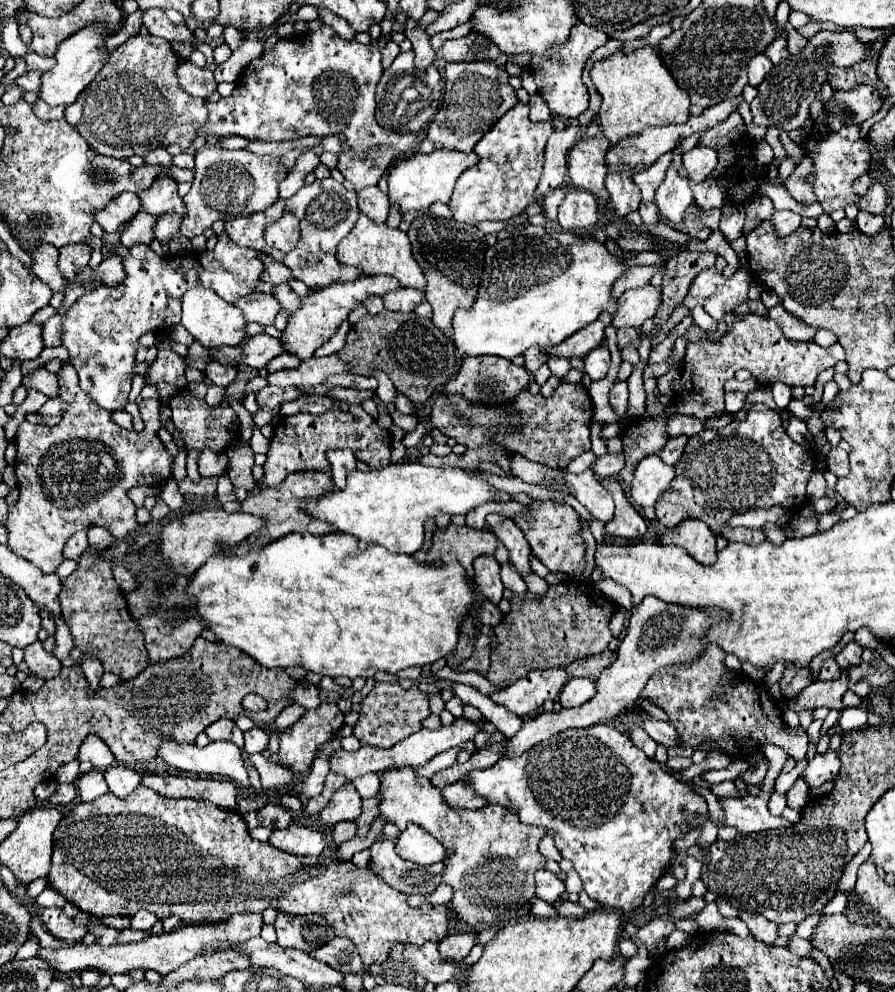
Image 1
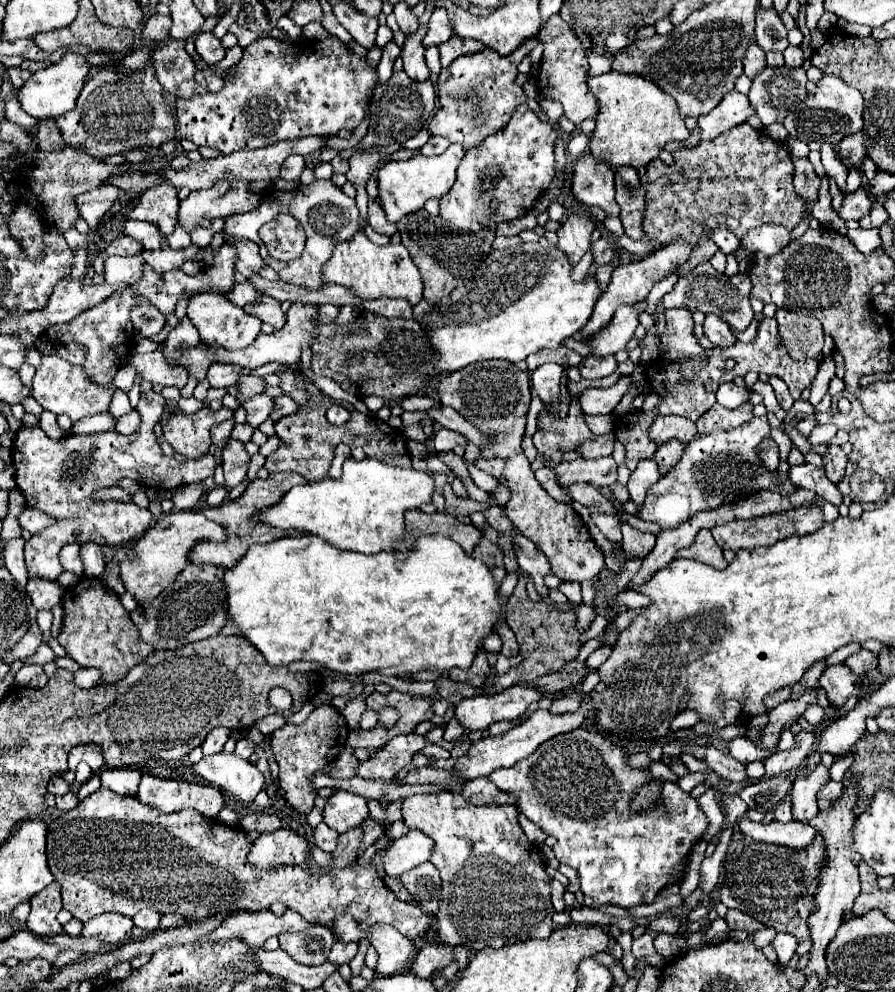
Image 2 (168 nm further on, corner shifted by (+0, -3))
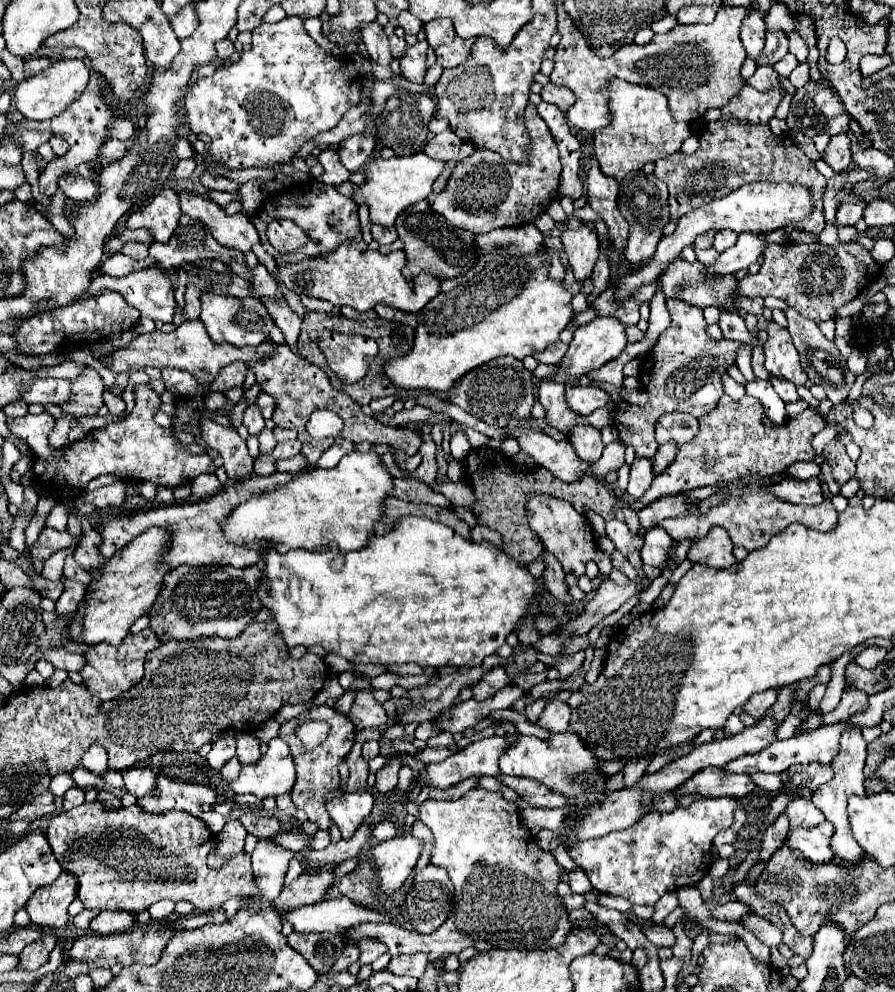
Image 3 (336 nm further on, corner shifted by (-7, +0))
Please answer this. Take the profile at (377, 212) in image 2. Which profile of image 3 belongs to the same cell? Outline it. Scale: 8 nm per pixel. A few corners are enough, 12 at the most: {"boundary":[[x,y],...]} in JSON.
{"boundary":[[372,225],[372,237],[380,245],[394,243],[398,233],[394,227]]}

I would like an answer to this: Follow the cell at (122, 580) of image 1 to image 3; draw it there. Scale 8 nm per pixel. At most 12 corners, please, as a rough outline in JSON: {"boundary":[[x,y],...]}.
{"boundary":[[262,565],[176,567],[148,611],[170,639],[238,637]]}

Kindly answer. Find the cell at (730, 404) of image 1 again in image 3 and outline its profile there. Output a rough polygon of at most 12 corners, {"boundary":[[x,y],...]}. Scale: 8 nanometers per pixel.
{"boundary":[[728,373],[722,385],[734,401],[746,395],[744,385],[736,383]]}

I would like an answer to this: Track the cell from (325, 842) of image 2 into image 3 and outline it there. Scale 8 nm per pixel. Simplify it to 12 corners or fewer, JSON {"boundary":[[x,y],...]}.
{"boundary":[[318,831],[310,839],[310,849],[326,849],[330,833]]}

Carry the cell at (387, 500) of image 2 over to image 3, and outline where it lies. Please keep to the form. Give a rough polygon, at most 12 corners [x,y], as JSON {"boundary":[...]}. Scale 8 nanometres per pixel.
{"boundary":[[352,451],[232,509],[228,541],[264,555],[364,547],[392,477]]}

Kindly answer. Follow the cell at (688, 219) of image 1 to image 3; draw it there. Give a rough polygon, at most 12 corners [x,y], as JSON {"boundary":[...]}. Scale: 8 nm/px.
{"boundary":[[720,117],[692,155],[656,161],[670,217],[752,181],[802,183],[822,233],[826,179],[768,125]]}

